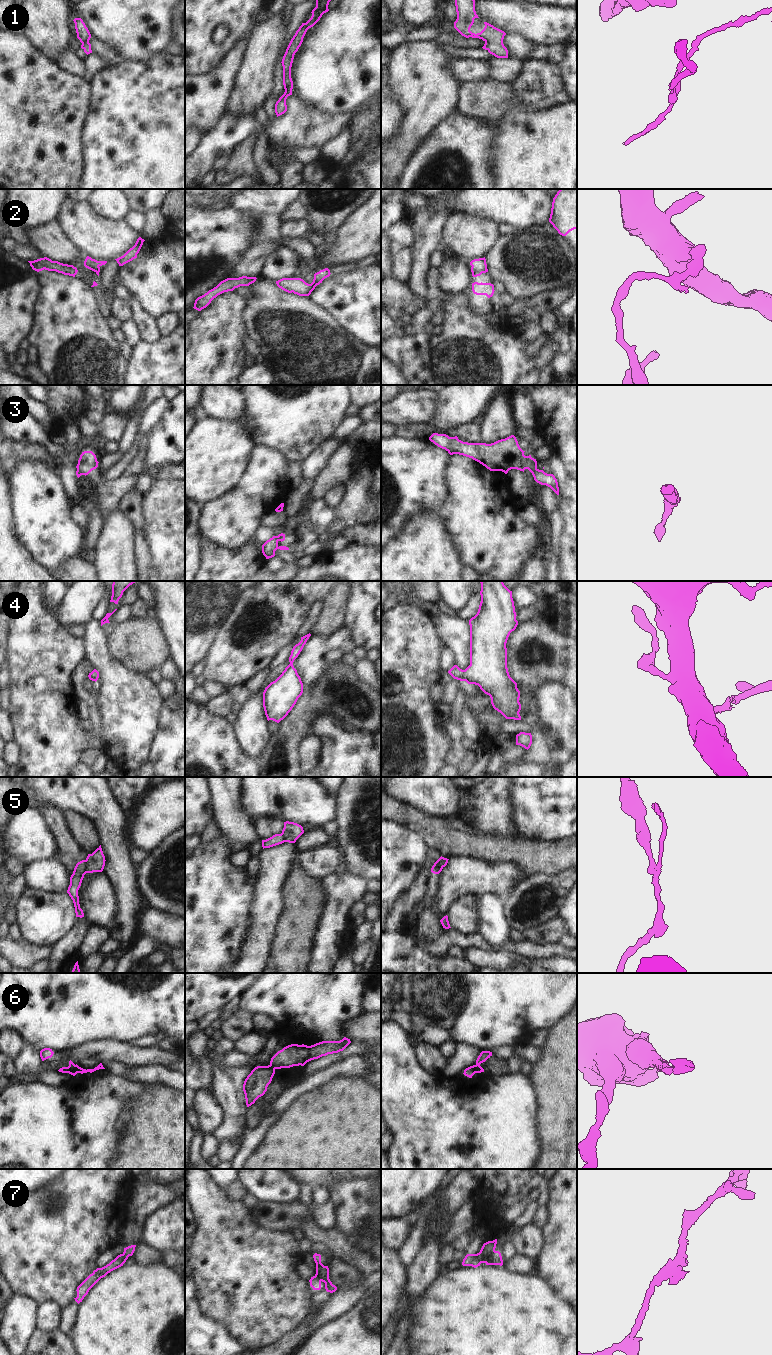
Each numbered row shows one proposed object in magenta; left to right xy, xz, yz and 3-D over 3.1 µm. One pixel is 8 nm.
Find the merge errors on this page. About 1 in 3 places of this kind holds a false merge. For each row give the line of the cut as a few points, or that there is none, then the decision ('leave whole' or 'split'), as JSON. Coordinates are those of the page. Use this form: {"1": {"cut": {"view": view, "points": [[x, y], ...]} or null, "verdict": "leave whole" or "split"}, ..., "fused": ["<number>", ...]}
{"1": {"cut": null, "verdict": "leave whole"}, "2": {"cut": null, "verdict": "leave whole"}, "3": {"cut": {"view": "yz", "points": [[537, 469], [532, 473]]}, "verdict": "split"}, "4": {"cut": null, "verdict": "leave whole"}, "5": {"cut": {"view": "xy", "points": [[84, 860], [84, 870], [86, 872]]}, "verdict": "split"}, "6": {"cut": {"view": "yz", "points": [[474, 1065], [476, 1072]]}, "verdict": "split"}, "7": {"cut": {"view": "yz", "points": [[495, 1251], [488, 1256], [479, 1253]]}, "verdict": "split"}, "fused": ["3", "5", "6", "7"]}

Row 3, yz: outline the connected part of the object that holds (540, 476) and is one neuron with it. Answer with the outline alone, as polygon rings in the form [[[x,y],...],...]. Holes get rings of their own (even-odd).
[[[537,469],[532,475],[537,483],[550,487],[557,495],[559,495],[558,482],[553,474],[547,474],[543,470]]]

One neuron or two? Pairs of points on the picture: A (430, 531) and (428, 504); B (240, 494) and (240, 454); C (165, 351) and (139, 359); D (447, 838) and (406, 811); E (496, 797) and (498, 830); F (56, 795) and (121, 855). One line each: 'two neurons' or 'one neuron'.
A: two neurons
B: two neurons
C: one neuron
D: one neuron
E: one neuron
F: one neuron

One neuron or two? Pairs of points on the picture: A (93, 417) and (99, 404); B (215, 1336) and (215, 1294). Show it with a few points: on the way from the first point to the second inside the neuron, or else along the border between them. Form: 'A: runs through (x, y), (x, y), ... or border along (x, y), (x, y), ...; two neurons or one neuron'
A: runs through (94, 414), (97, 407); one neuron
B: border along (198, 1305), (205, 1315), (220, 1322), (232, 1337); two neurons

